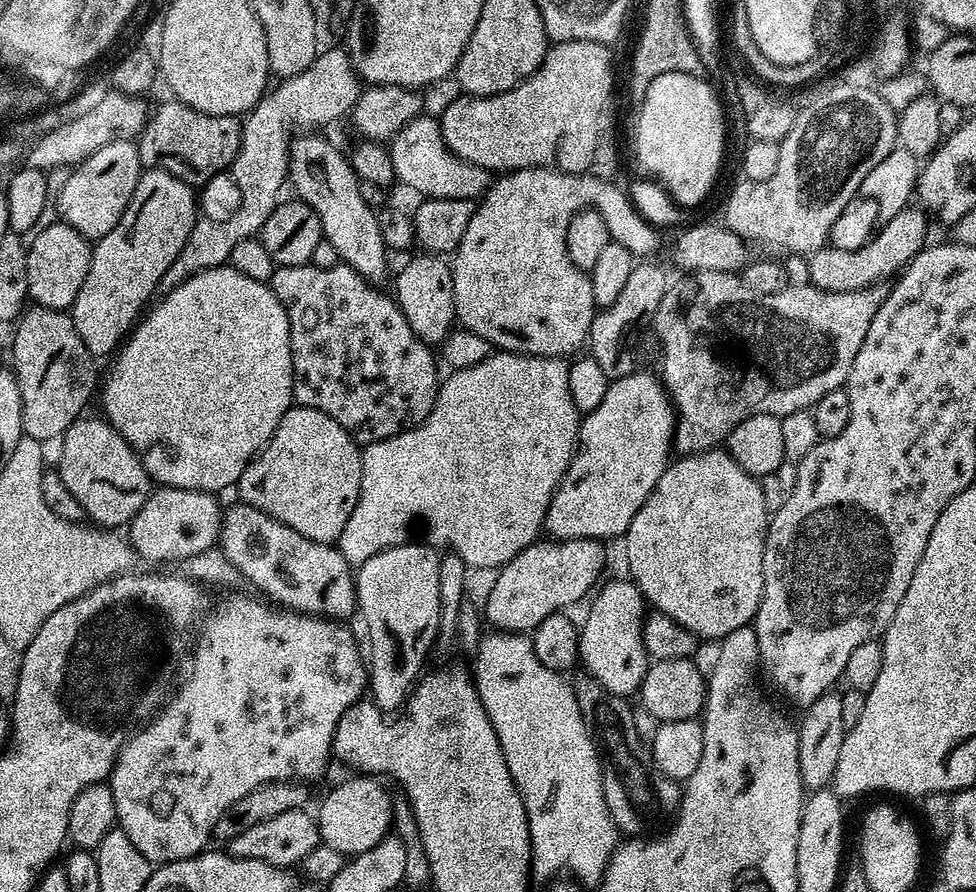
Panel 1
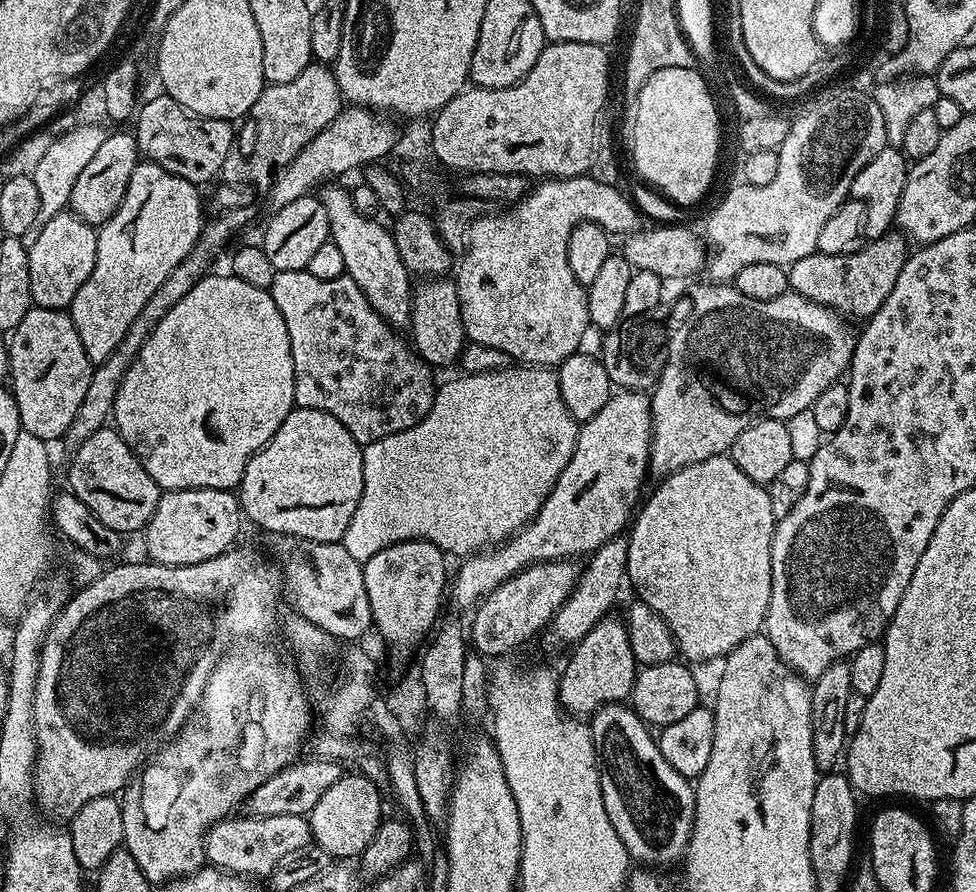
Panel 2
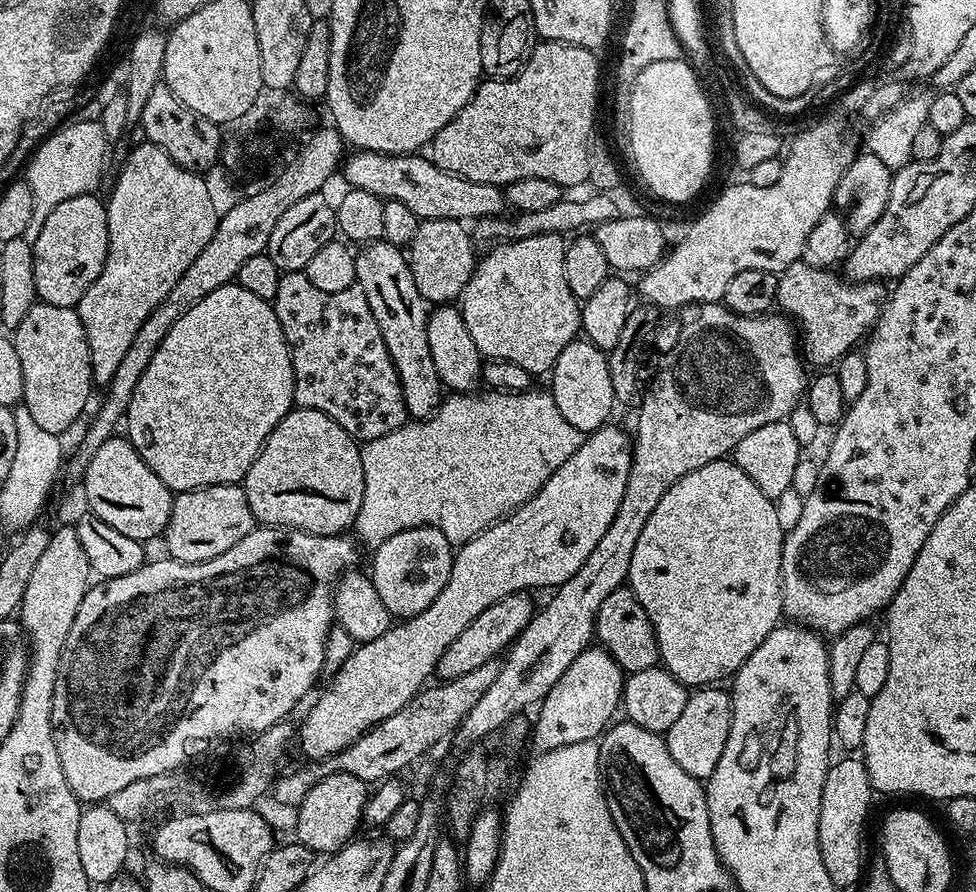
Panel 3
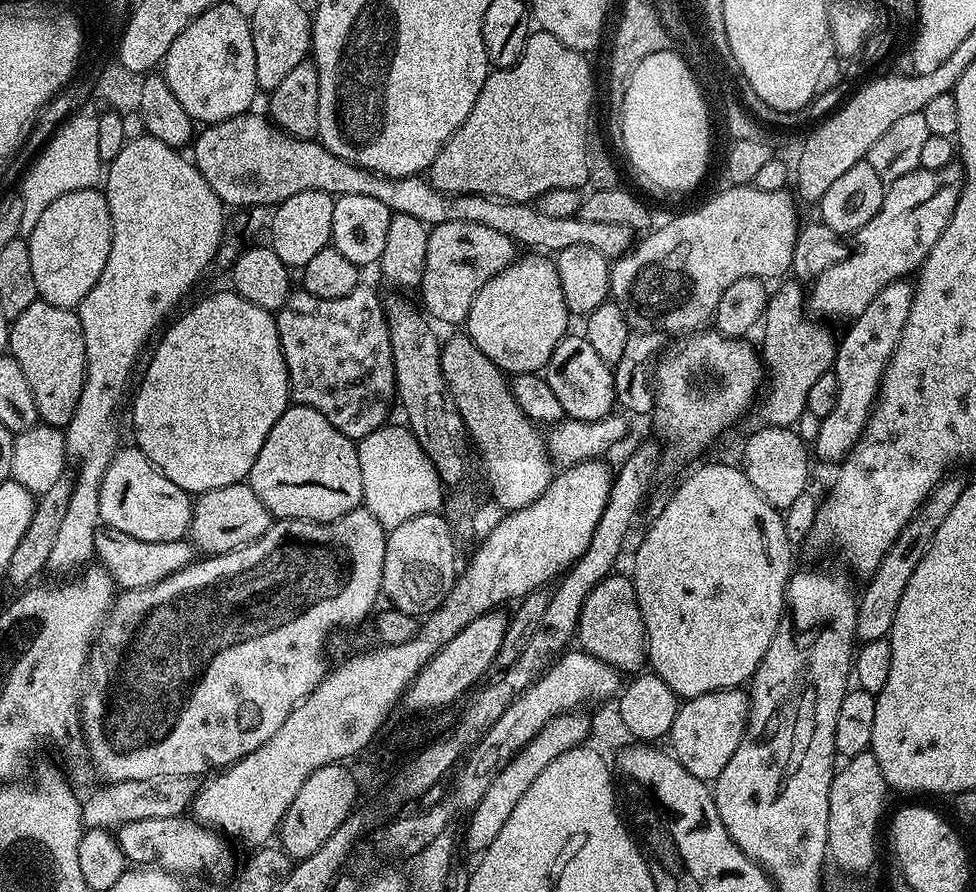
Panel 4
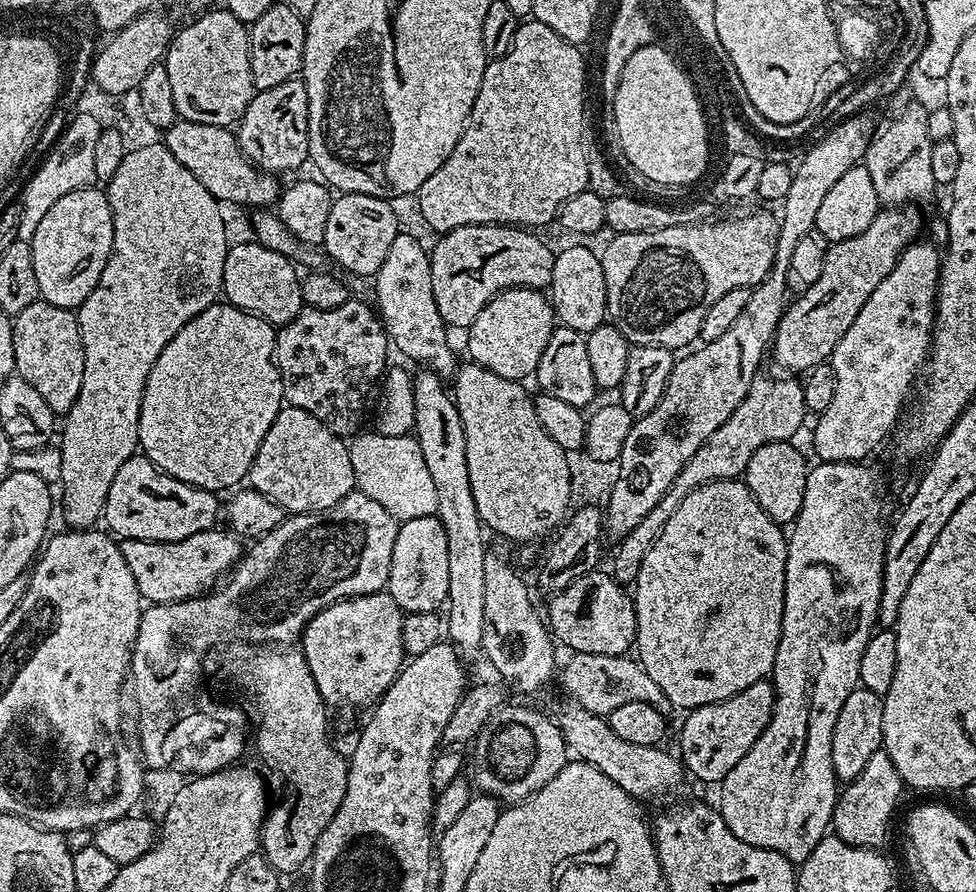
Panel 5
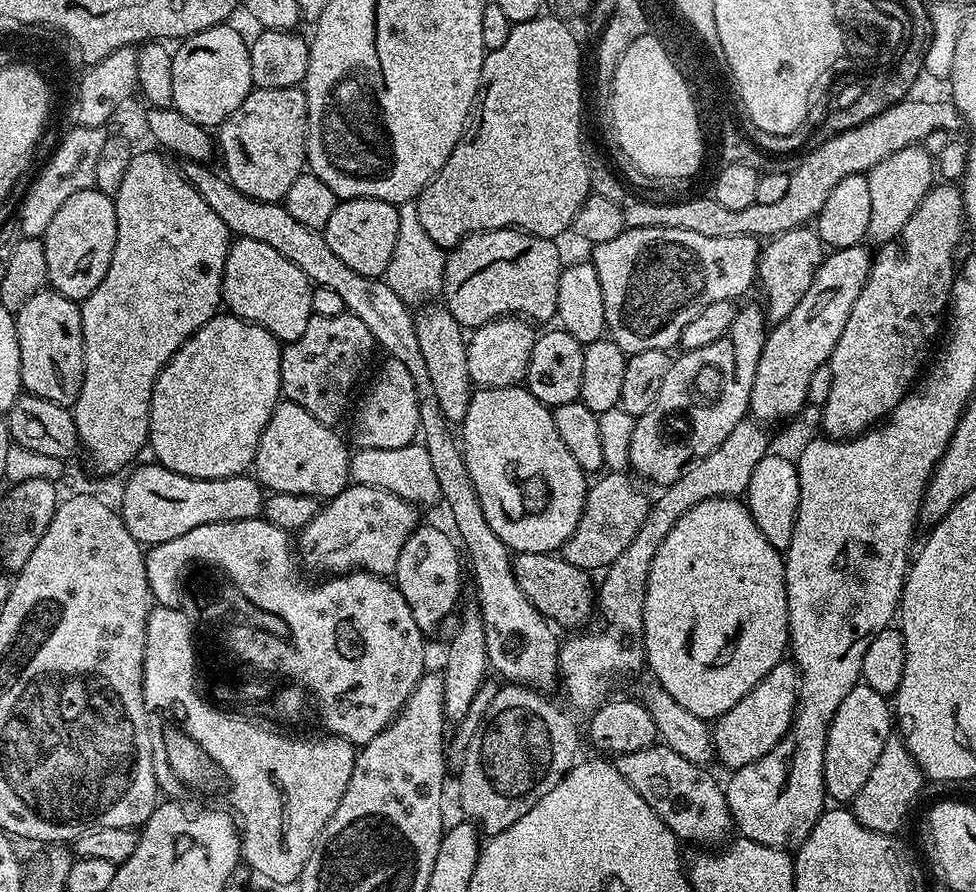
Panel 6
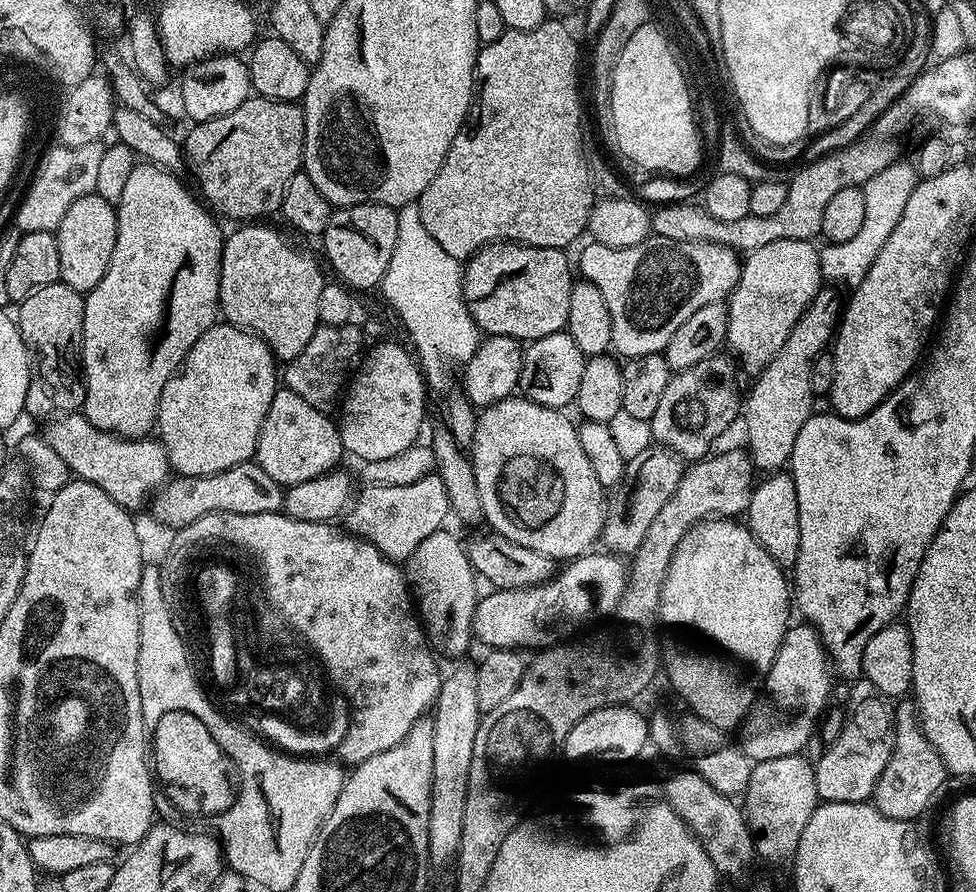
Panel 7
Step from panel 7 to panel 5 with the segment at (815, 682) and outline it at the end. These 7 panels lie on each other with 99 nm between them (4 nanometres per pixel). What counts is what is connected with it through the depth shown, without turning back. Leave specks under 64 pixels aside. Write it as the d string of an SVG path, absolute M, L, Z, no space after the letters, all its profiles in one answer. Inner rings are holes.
M762 679L722 702L691 709L680 728L678 755L685 769L713 786L723 782L726 774L746 758L746 750L758 742L762 730L766 730L775 701L776 691L767 679Z

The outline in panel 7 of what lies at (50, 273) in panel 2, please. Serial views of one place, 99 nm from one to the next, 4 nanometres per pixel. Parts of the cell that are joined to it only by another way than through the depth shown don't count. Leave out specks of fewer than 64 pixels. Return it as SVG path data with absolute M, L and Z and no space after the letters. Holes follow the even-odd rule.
M95 194L78 198L78 202L66 210L66 218L62 218L54 233L58 242L59 283L81 294L92 292L110 266L117 234L116 209L109 200Z

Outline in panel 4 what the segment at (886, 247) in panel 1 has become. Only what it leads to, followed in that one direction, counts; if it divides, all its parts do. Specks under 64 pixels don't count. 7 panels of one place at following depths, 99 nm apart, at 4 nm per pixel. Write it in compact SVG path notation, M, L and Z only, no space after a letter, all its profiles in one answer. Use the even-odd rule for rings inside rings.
M791 283L782 285L777 292L775 289L769 295L762 321L762 363L766 369L766 387L755 412L757 411L756 416L760 419L759 423L769 428L795 426L802 414L808 410L806 397L810 394L814 382L818 382L822 374L833 371L836 362L837 337L832 337L823 328L823 323L810 318L806 311L805 289L803 292L799 283Z

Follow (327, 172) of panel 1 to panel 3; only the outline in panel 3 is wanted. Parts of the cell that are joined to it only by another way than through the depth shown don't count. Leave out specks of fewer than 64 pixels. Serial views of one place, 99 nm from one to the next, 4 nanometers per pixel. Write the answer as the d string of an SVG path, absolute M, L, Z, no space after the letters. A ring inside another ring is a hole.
M381 238L363 245L356 252L356 284L366 294L366 302L370 306L370 314L374 314L374 322L378 322L378 330L382 330L382 342L386 342L386 350L390 350L390 358L398 370L398 382L402 386L402 398L409 417L427 418L440 407L442 385L438 378L438 370L434 370L434 357L430 354L430 342L426 342L426 326L430 305L418 294L418 286L414 286L414 274L408 265L408 257L395 244L389 244Z

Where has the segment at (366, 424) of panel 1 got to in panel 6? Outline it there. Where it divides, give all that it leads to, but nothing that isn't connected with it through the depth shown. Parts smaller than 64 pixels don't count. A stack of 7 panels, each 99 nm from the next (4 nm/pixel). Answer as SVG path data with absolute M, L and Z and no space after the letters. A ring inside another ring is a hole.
M345 310L337 316L314 314L310 322L306 322L302 338L289 340L280 349L280 391L283 399L289 404L302 406L302 410L318 418L318 422L339 425L339 420L349 415L356 379L363 374L372 356L372 348L374 341L366 322L354 313Z

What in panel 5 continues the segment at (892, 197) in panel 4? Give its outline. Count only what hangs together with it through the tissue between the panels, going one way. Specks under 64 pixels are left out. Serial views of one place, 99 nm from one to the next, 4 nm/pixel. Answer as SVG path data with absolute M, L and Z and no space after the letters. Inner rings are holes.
M884 206L880 213L854 238L837 240L829 247L826 254L826 262L822 266L822 274L814 286L810 286L806 291L799 293L794 302L789 303L787 312L782 314L782 318L776 327L776 337L772 339L770 345L770 356L776 359L776 364L780 368L785 368L788 374L804 374L816 367L817 364L825 363L831 357L832 351L838 346L842 334L850 330L854 318L858 318L858 310L866 306L866 298L874 294L874 289L878 287L878 282L894 270L898 258L902 255L908 245L917 239L920 232L920 212L916 206Z

